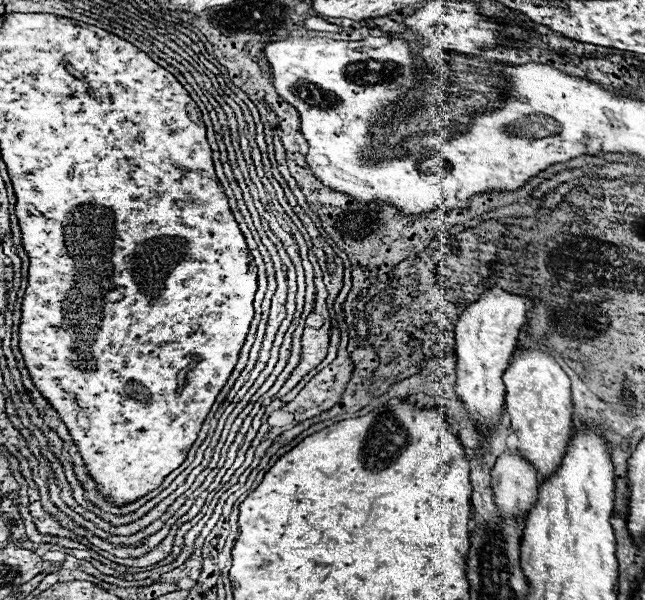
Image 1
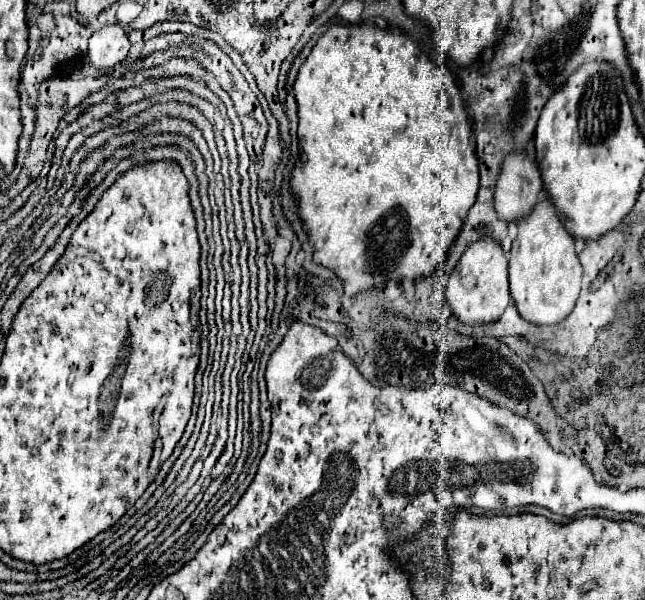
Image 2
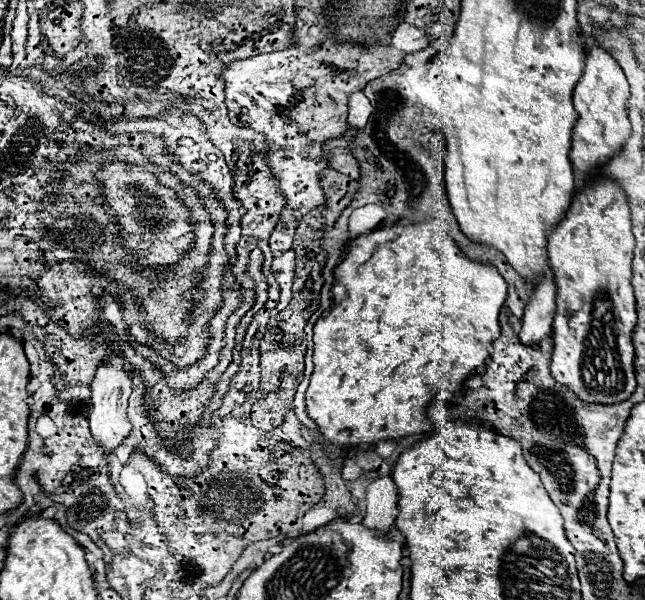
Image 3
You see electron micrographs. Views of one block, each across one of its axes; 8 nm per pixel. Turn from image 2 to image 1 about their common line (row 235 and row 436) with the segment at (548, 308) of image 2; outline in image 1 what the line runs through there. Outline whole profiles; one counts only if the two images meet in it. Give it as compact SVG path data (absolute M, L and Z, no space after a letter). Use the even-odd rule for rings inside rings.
M542 350L514 352L508 370L504 372L506 384L506 410L512 418L512 428L518 434L518 452L534 462L538 478L544 480L558 468L566 442L572 434L572 394L570 378L560 368L556 358Z

